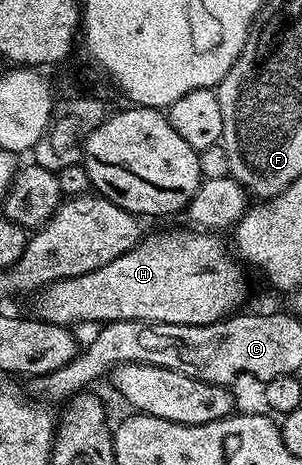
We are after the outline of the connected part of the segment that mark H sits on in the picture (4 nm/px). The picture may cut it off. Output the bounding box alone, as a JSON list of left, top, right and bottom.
[34,229,247,328]

